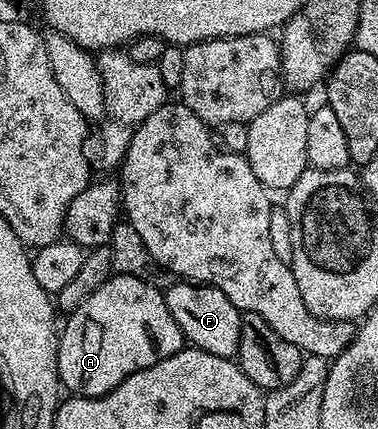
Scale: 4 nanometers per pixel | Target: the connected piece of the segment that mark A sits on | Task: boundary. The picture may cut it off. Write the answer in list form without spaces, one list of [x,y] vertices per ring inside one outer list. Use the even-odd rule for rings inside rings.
[[[122,273],[109,277],[64,320],[57,342],[57,373],[62,386],[78,397],[107,395],[135,371],[175,355],[186,344],[179,323],[167,311],[164,292]]]

